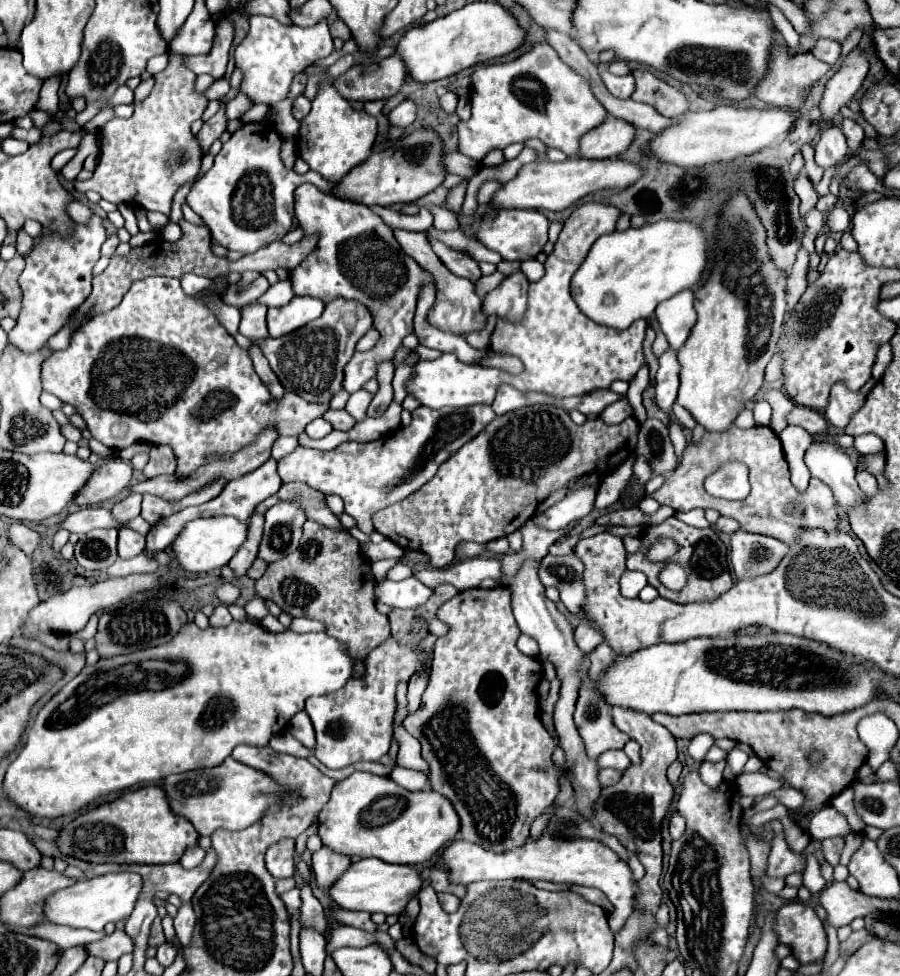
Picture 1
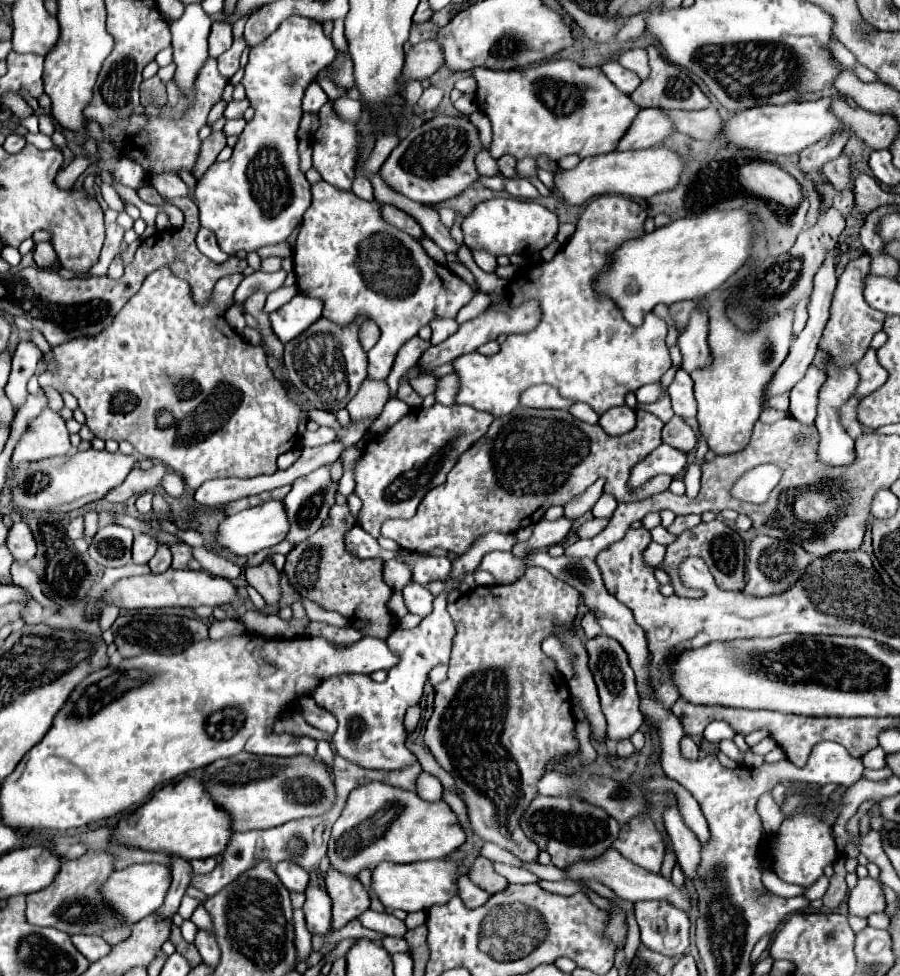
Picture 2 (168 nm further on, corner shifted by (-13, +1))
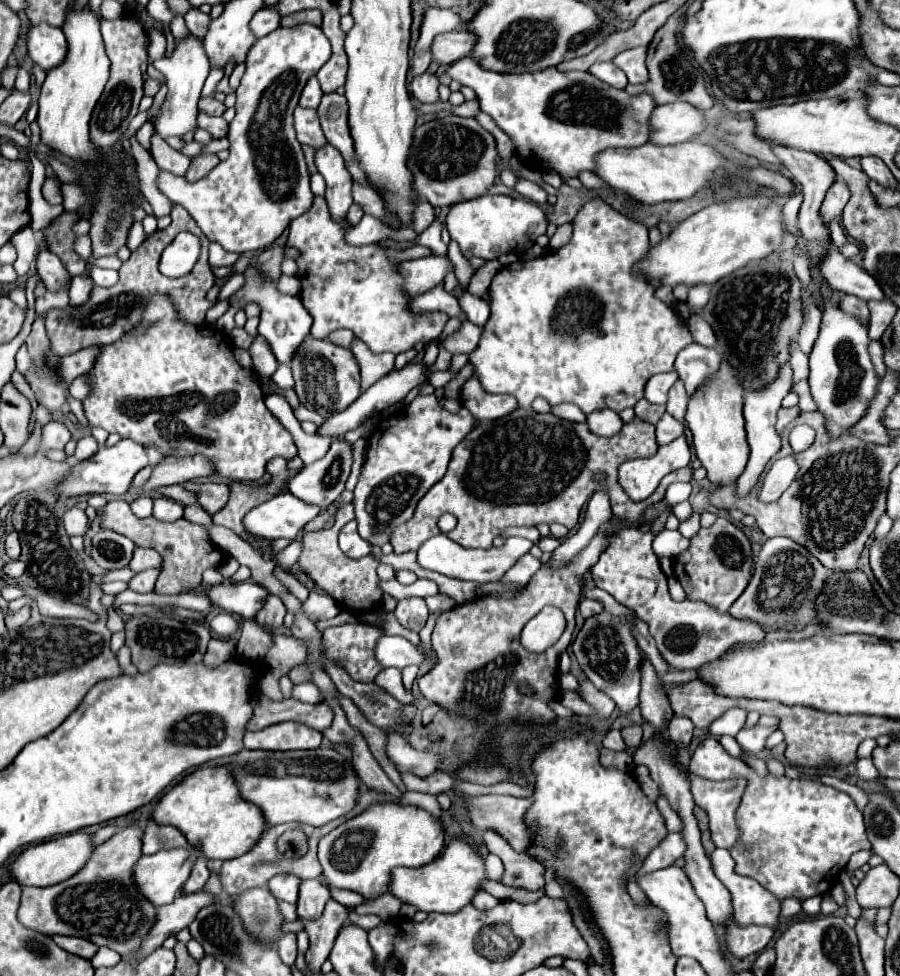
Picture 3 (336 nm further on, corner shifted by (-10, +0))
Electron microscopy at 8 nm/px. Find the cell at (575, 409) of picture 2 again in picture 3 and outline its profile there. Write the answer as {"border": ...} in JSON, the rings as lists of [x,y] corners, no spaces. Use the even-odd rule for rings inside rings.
{"border":[[[558,404],[552,408],[552,412],[564,420],[572,420],[572,422],[584,422],[586,414],[582,410],[578,410],[578,406],[574,404]]]}

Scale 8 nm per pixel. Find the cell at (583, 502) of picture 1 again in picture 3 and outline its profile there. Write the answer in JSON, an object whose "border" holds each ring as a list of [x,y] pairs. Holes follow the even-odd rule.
{"border":[[[438,534],[430,540],[426,540],[420,548],[418,548],[418,564],[426,570],[434,570],[440,572],[444,576],[450,578],[458,578],[458,580],[474,580],[478,584],[486,584],[486,582],[496,582],[508,568],[512,568],[526,552],[530,552],[532,544],[526,538],[508,538],[504,542],[504,546],[494,546],[488,550],[480,550],[480,548],[462,548],[460,544],[452,542],[446,534]]]}

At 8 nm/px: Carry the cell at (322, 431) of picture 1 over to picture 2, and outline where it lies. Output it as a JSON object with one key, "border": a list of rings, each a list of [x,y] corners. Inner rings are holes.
{"border":[[[319,427],[317,431],[305,431],[301,435],[301,443],[303,447],[319,447],[325,443],[331,443],[335,439],[335,431],[331,427]]]}

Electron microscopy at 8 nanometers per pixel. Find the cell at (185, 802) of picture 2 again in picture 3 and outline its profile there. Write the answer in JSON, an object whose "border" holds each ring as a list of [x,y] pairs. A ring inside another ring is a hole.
{"border":[[[198,768],[164,794],[152,812],[154,822],[174,826],[186,834],[190,846],[198,846],[208,860],[230,860],[248,852],[266,828],[262,812],[242,800],[226,768]]]}

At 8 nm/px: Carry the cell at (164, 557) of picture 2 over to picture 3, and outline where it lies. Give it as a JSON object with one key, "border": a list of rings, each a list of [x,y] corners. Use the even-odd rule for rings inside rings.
{"border":[[[158,568],[158,570],[144,570],[144,572],[138,572],[138,574],[130,580],[128,588],[134,590],[134,592],[152,592],[158,574],[160,574],[160,568]]]}

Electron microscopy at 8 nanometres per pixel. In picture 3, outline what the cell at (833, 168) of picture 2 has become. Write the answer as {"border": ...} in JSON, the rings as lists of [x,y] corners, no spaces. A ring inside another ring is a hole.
{"border":[[[838,180],[830,186],[826,198],[824,198],[824,204],[822,204],[822,216],[824,216],[824,222],[828,224],[834,216],[842,214],[846,202],[850,198],[850,190],[848,190],[848,184],[844,180]]]}

